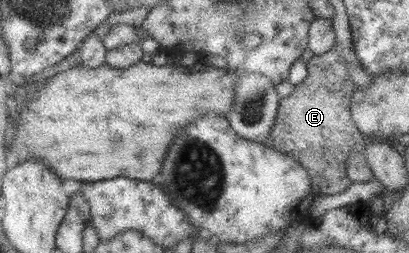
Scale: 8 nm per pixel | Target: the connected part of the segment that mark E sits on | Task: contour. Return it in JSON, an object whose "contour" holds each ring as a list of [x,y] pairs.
{"contour":[[[332,48],[320,55],[314,54],[307,61],[306,69],[308,73],[304,81],[293,86],[293,90],[285,98],[279,98],[275,122],[263,144],[293,157],[293,160],[306,170],[314,196],[332,195],[353,185],[345,170],[347,159],[349,153],[362,152],[367,139],[361,135],[352,121],[350,98],[354,86],[336,49]]]}

